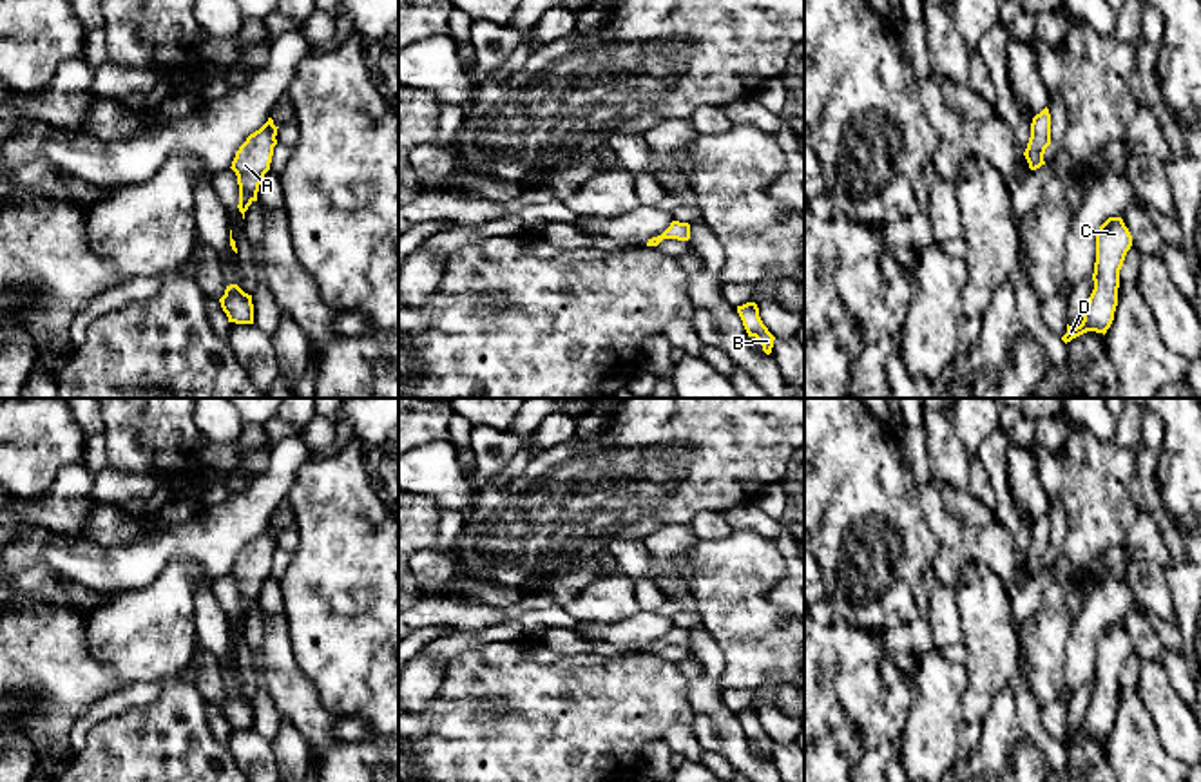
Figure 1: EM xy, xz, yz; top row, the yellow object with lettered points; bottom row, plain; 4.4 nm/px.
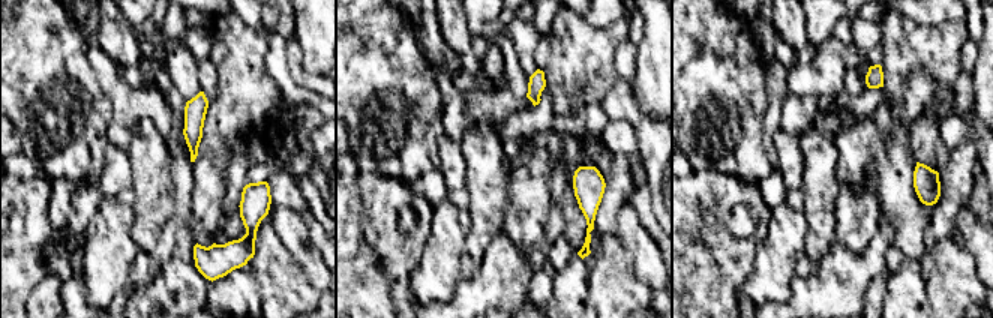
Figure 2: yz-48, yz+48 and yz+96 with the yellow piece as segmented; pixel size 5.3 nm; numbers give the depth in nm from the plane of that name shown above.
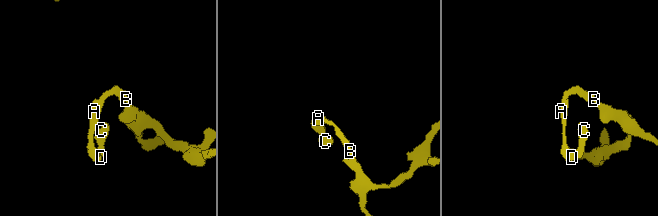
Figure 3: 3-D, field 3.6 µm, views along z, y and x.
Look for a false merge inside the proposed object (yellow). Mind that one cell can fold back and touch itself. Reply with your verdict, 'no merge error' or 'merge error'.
no merge error

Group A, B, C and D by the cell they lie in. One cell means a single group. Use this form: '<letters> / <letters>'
A B C D

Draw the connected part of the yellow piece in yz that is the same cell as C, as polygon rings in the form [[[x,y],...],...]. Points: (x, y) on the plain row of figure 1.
[[[1109,623],[1100,632],[1092,679],[1094,695],[1089,702],[1081,730],[1076,733],[1067,730],[1067,739],[1062,742],[1065,749],[1087,737],[1107,739],[1118,711],[1119,675],[1130,652],[1132,641],[1121,623]]]

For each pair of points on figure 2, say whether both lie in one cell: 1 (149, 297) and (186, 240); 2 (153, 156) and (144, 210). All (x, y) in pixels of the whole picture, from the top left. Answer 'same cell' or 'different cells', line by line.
1: different cells
2: same cell

